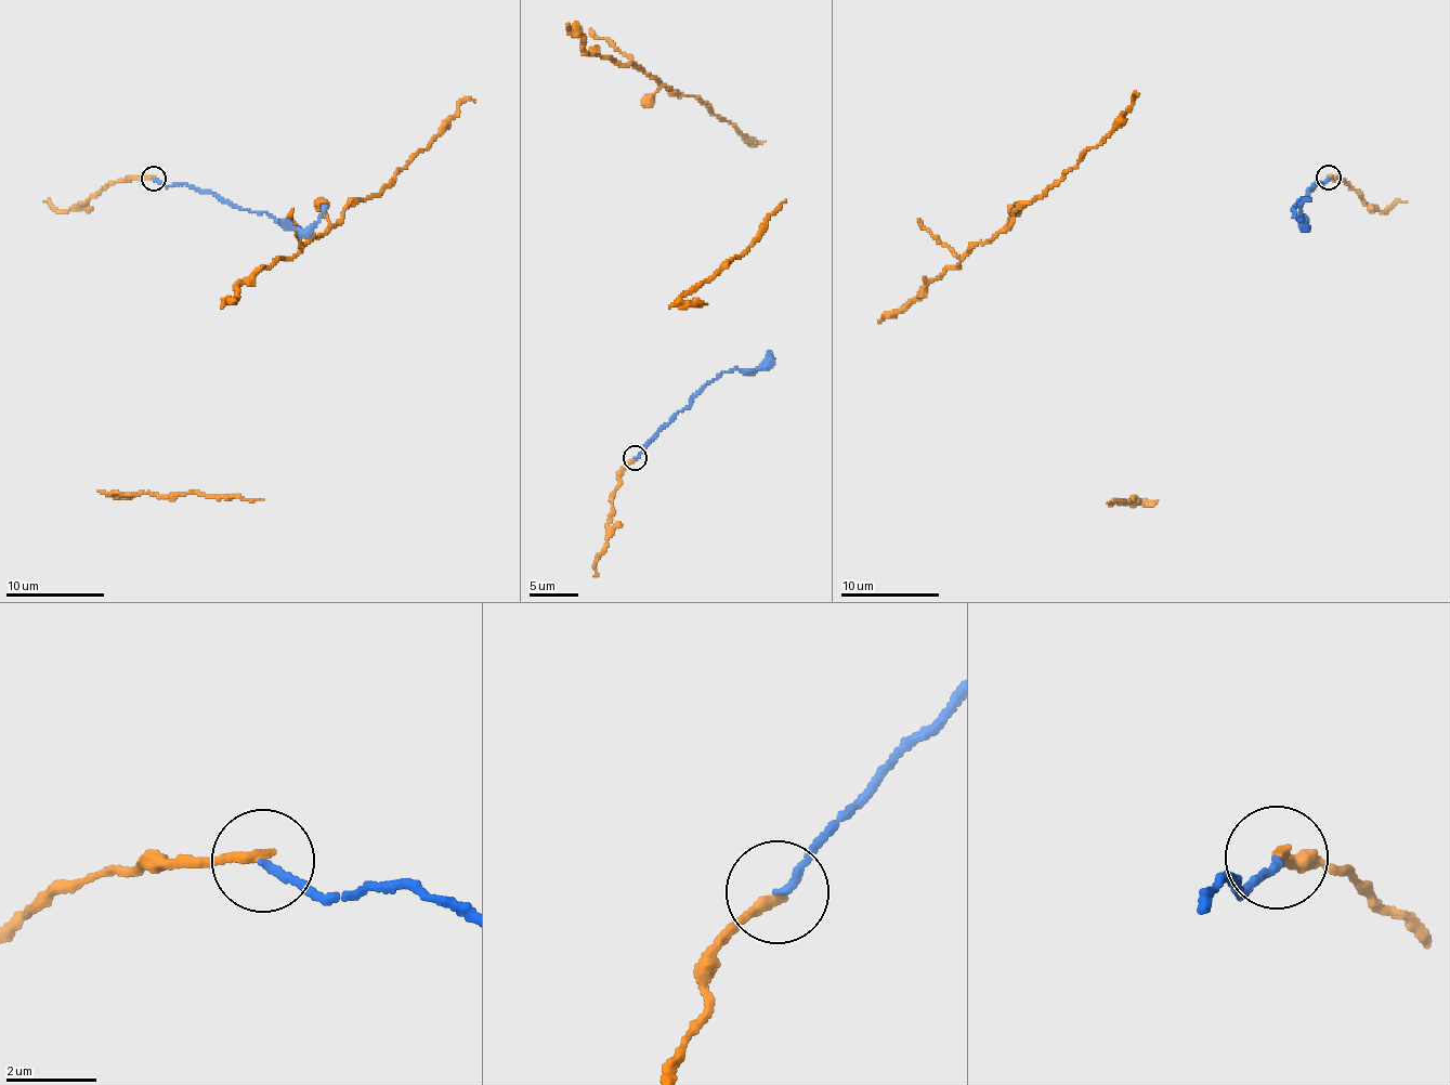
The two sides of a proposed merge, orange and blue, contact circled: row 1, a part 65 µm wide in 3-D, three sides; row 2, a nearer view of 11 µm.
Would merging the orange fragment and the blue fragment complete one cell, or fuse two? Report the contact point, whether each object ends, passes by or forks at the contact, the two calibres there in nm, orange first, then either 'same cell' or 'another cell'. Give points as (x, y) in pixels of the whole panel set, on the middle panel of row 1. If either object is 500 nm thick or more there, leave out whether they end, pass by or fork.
place (635, 458); orange ends; blue ends; calibres 240 and 160 nm; same cell

